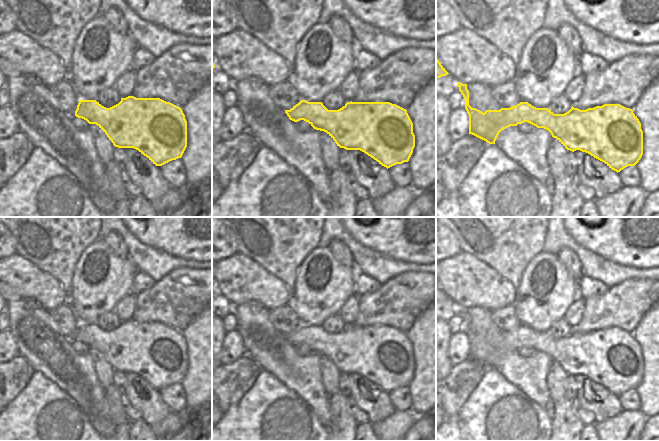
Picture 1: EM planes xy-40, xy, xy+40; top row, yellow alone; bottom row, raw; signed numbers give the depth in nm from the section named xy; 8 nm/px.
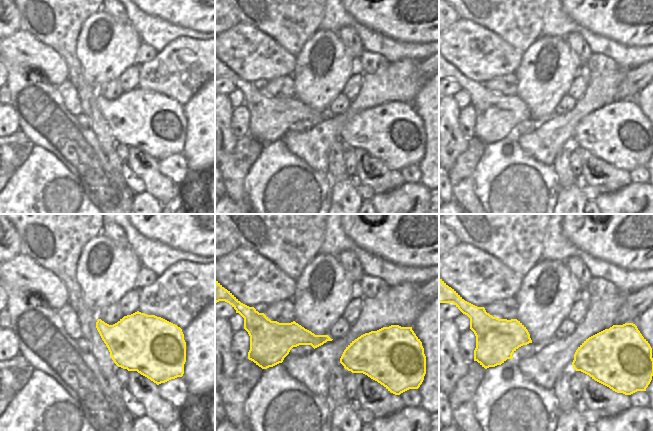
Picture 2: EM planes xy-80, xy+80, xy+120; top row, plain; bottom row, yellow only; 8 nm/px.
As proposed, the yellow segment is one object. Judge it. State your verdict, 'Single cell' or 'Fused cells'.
Single cell

